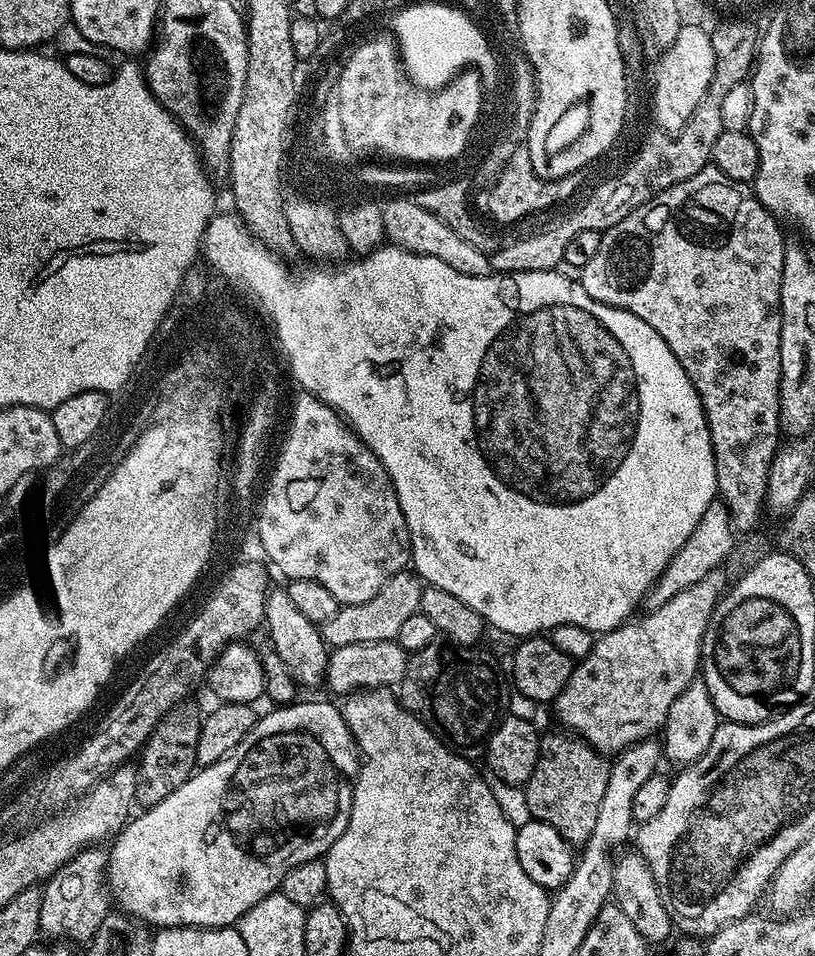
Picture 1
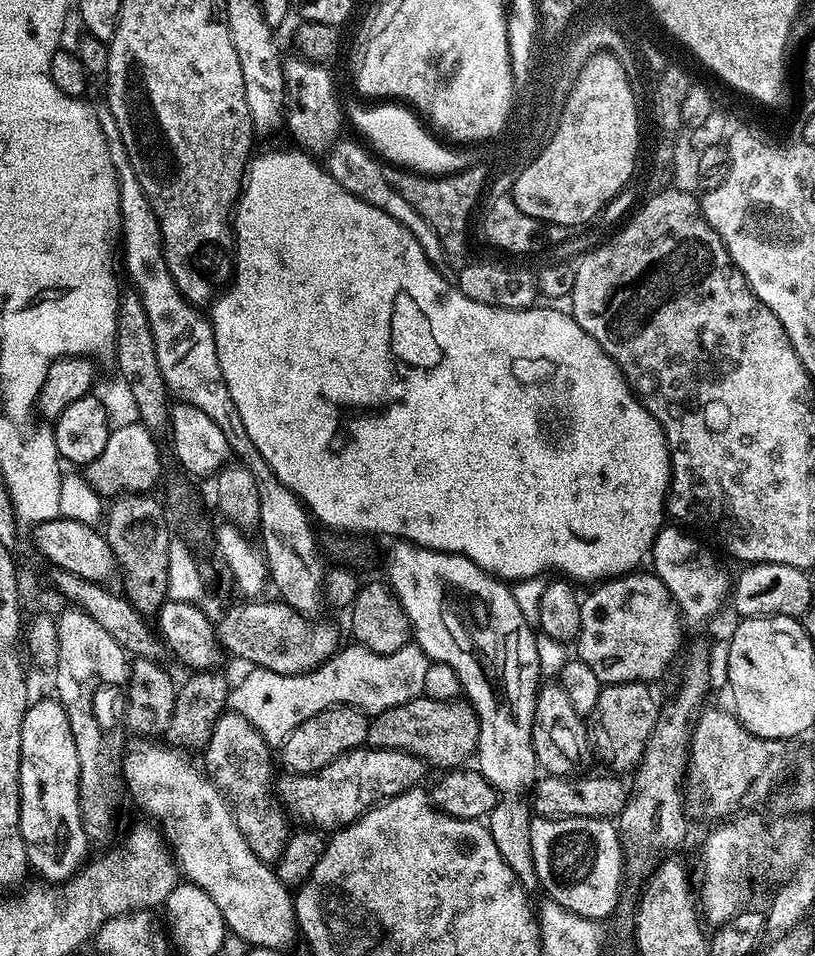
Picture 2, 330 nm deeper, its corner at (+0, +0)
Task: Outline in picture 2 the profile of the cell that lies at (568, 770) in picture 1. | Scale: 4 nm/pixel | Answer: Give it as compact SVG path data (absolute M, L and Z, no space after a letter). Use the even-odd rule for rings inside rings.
M647 683L609 684L601 687L598 694L598 706L594 706L590 717L590 744L600 755L604 764L609 764L616 774L631 773L644 756L645 742L652 733L656 721L658 703L652 697Z

